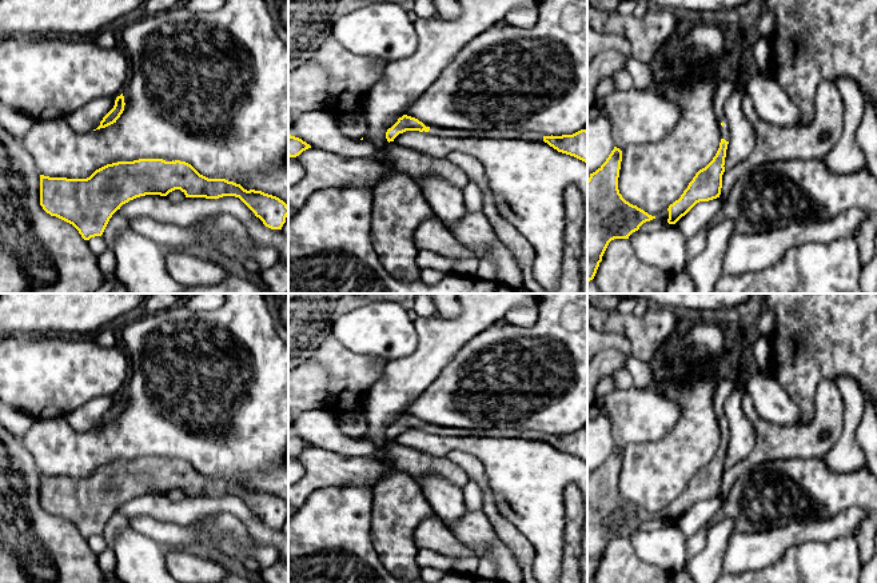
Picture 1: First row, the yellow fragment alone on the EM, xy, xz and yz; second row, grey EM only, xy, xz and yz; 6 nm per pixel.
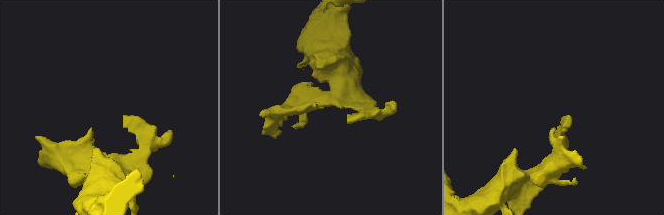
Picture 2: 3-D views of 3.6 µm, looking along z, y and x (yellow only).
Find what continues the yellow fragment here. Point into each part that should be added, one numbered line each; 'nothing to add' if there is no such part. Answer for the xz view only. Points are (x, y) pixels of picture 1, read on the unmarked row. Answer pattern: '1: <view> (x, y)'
1: xz (493, 432)

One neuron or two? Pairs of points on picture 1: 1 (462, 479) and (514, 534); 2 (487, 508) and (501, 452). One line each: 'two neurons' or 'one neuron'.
1: two neurons
2: two neurons

